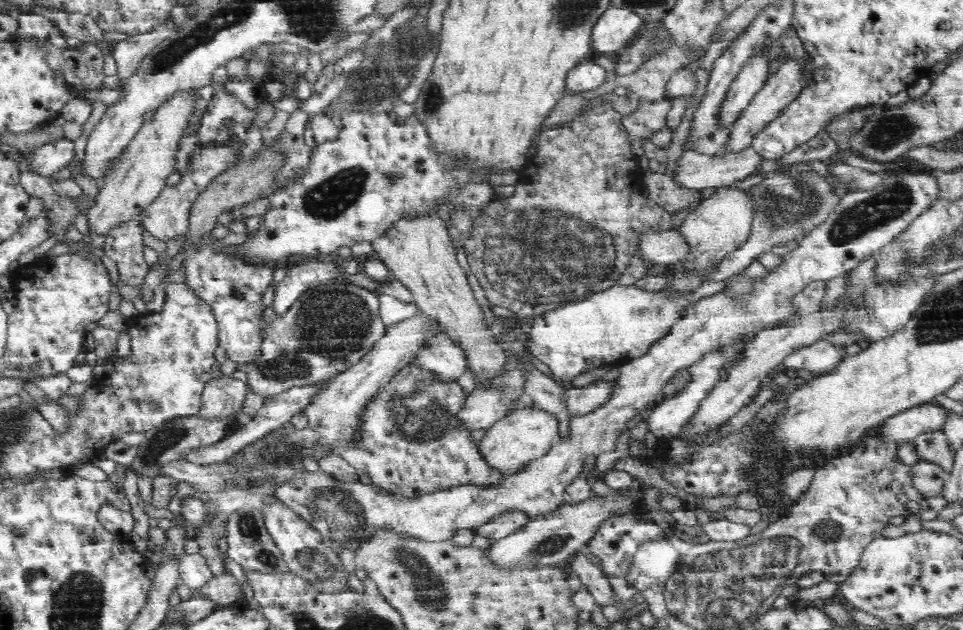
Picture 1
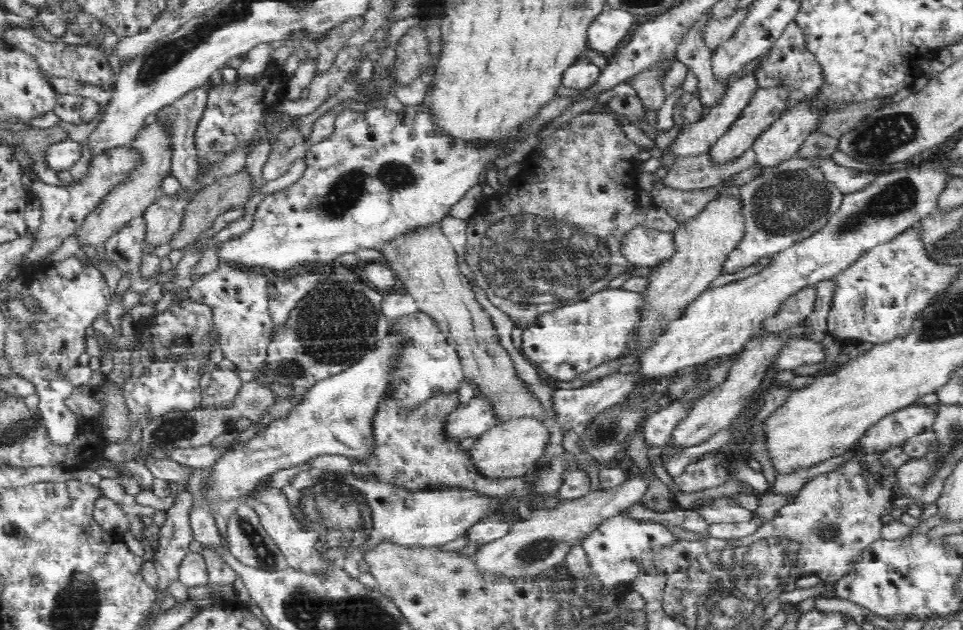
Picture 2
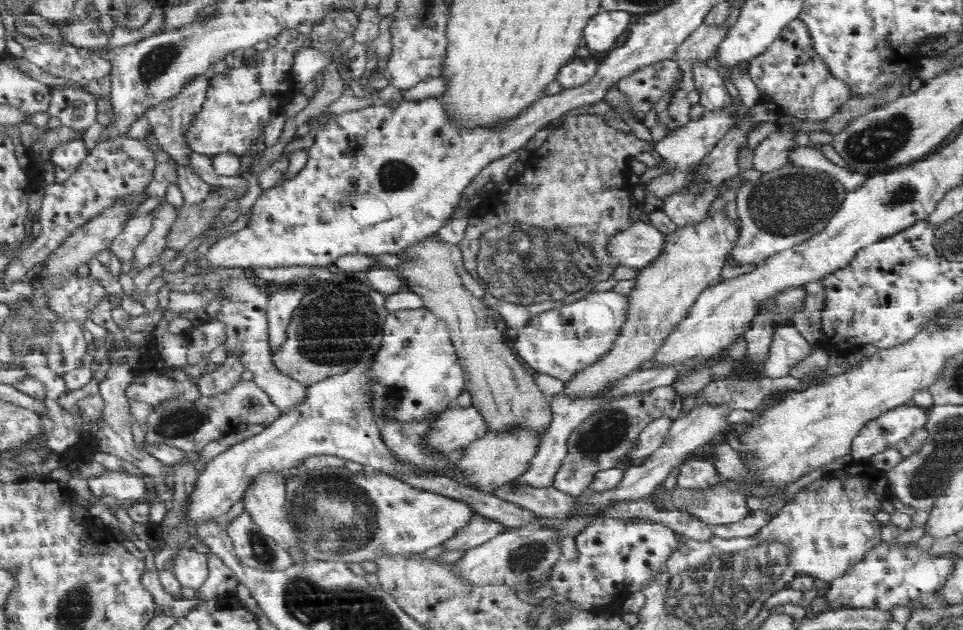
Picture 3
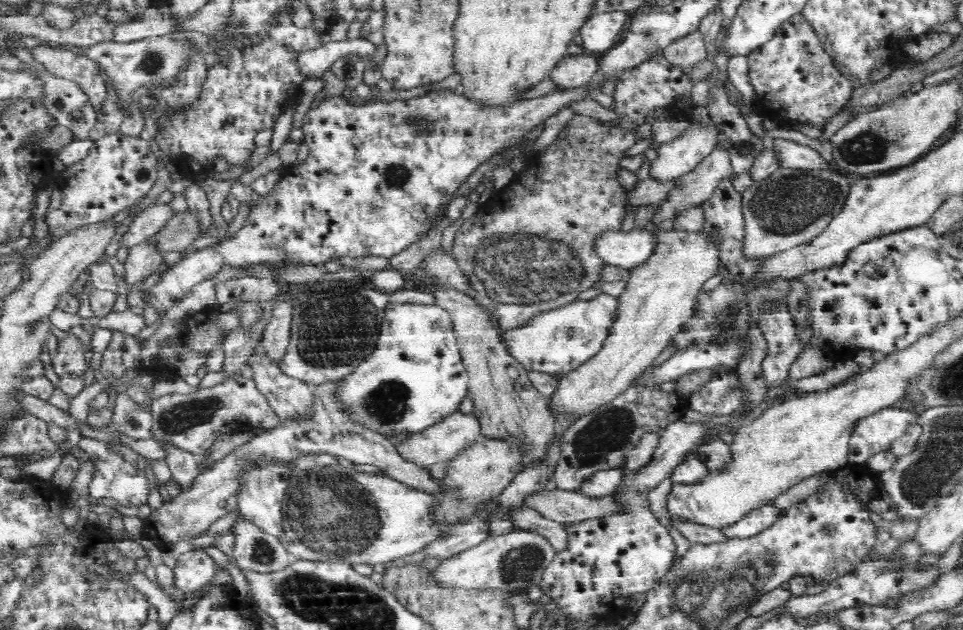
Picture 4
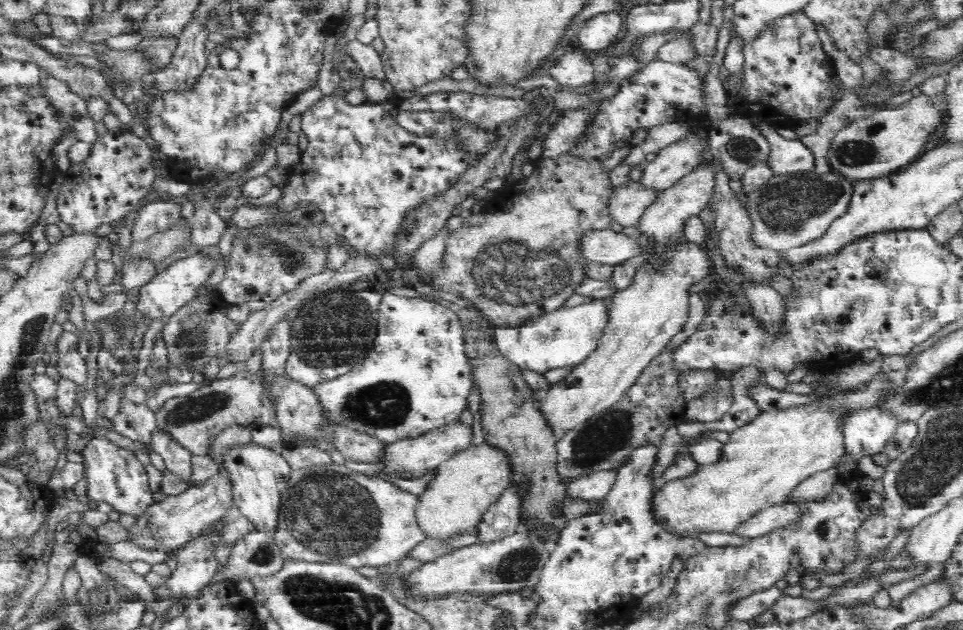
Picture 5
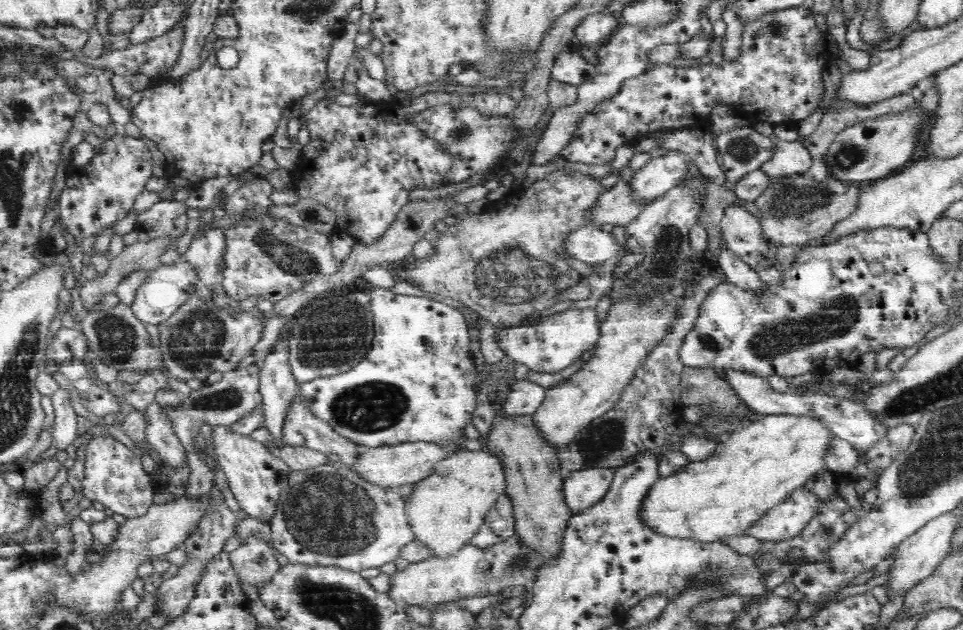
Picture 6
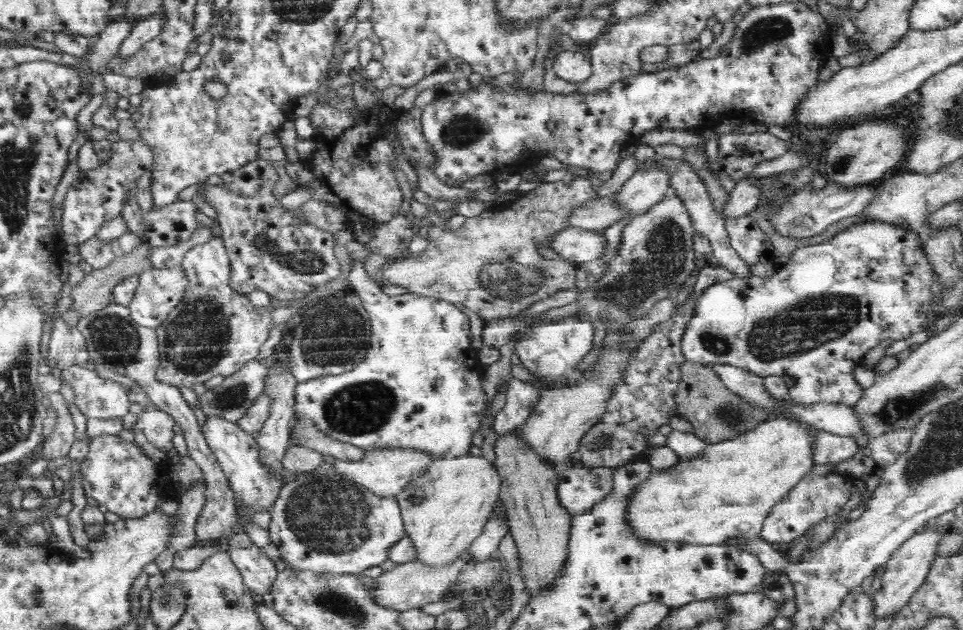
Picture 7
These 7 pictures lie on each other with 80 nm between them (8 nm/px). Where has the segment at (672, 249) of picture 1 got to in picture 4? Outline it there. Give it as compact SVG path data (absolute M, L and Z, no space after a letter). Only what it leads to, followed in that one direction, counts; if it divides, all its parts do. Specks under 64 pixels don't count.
M650 225L630 232L611 231L596 240L594 249L606 261L624 269L642 266L658 246L658 233Z

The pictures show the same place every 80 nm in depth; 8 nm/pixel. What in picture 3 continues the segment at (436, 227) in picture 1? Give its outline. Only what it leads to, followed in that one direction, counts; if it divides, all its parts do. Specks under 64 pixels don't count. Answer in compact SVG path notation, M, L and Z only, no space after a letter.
M440 235L425 236L422 240L413 242L397 253L402 256L402 264L398 266L397 272L408 284L409 291L420 297L422 306L444 322L460 365L464 369L465 390L471 395L473 404L484 413L488 421L488 430L500 431L516 425L527 425L540 432L540 437L542 437L552 420L551 404L542 395L542 390L538 389L532 374L522 369L520 358L515 354L513 348L503 340L501 332L495 327L493 312L483 301L474 297L474 294L464 287L462 277L456 271L457 267L452 261L448 248L450 248L450 243L440 240Z

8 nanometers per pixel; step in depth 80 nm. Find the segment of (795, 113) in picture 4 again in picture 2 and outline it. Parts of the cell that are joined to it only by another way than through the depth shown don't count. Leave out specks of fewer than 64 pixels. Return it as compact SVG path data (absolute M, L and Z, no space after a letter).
M796 21L788 24L780 38L769 49L766 56L764 55L760 66L757 66L756 74L759 77L761 88L770 88L770 86L778 84L778 81L787 80L787 84L791 86L793 92L786 110L792 108L794 104L802 102L802 99L814 99L822 86L821 66L817 62L816 56L807 49L803 32L797 26Z

